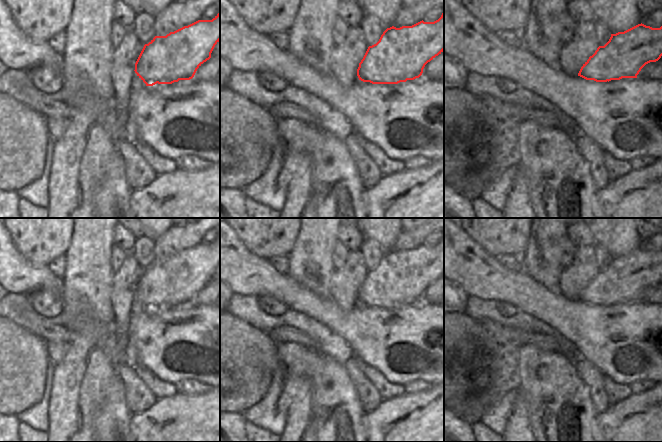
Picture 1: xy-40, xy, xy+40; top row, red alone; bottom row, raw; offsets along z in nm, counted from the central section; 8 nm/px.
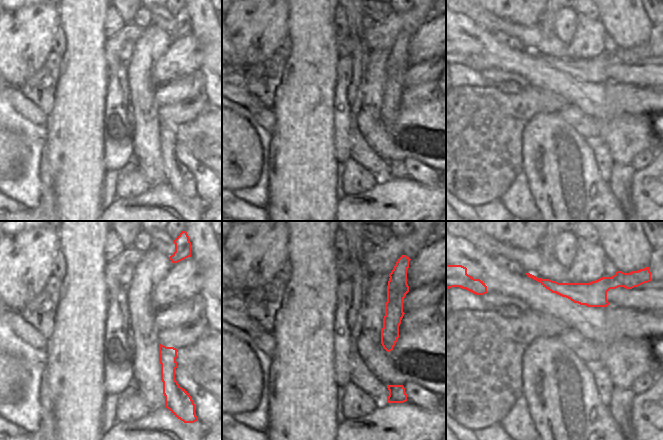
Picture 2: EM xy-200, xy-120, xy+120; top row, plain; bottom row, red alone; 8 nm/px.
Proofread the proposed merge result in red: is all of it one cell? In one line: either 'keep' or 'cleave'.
cleave

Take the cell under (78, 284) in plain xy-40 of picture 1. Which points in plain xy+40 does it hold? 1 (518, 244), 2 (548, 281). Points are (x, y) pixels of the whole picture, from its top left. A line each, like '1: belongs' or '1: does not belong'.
1: does not belong
2: belongs

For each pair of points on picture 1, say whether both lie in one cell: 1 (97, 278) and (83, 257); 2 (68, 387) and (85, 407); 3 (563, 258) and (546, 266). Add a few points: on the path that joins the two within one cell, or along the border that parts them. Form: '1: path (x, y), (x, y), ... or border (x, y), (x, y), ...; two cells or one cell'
1: path (92, 273), (87, 268), (87, 262); one cell
2: path (73, 392), (80, 402); one cell
3: border (560, 237), (557, 243), (557, 260), (563, 267); two cells

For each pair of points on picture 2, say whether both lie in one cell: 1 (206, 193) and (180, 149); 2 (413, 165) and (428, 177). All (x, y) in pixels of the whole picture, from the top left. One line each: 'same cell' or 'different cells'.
1: same cell
2: same cell

